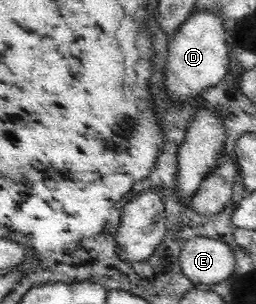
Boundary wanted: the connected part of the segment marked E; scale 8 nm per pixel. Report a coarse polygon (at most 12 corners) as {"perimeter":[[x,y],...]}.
{"perimeter":[[194,236],[180,268],[195,284],[227,280],[236,255],[223,241]]}

